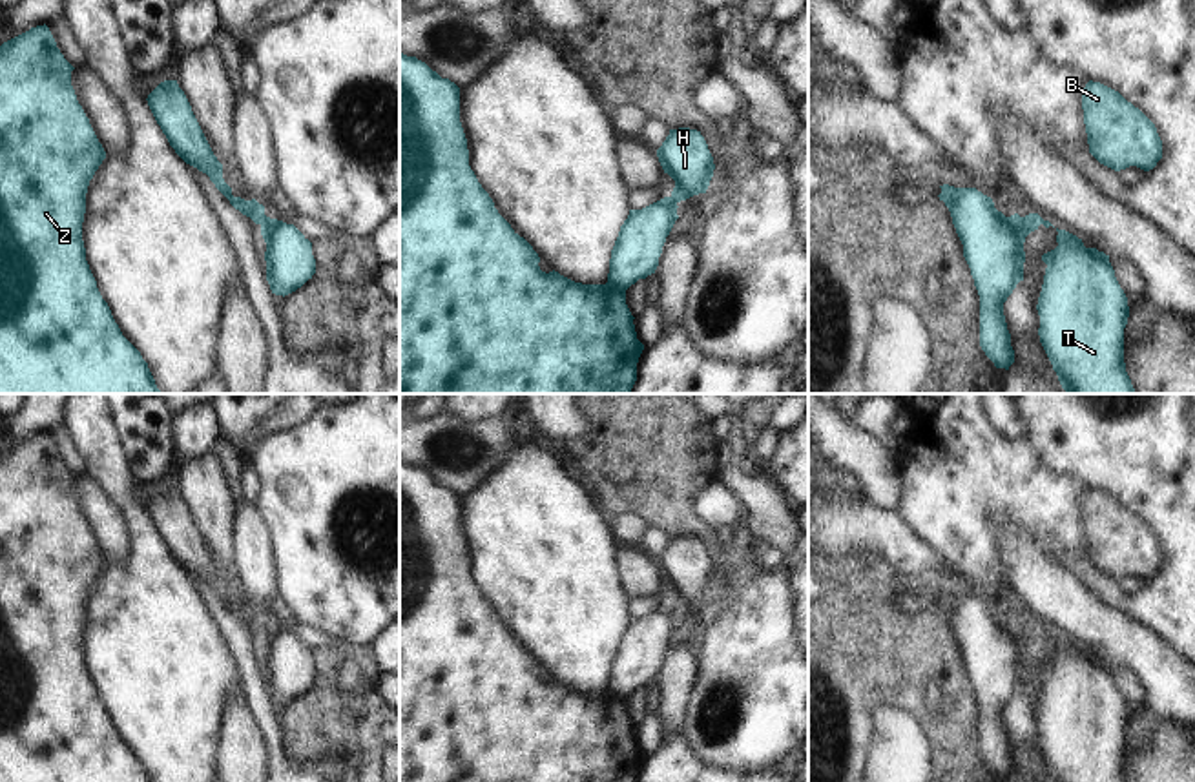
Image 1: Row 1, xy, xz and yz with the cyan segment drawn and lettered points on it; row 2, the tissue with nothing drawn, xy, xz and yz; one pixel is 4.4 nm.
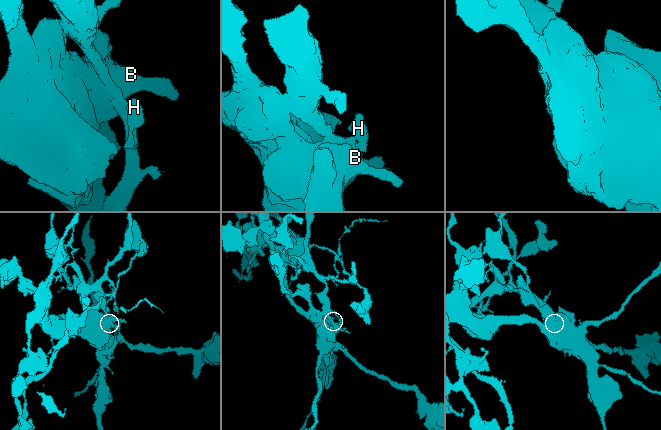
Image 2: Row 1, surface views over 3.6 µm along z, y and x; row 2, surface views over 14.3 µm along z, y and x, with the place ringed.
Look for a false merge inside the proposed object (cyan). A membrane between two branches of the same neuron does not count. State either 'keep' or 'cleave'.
cleave

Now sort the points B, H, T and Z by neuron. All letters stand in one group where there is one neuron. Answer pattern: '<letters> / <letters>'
B T Z / H

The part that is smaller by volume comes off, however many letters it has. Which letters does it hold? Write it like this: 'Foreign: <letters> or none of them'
Foreign: H.

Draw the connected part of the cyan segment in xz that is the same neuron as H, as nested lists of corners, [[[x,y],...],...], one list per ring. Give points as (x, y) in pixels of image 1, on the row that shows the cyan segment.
[[[690,128],[670,129],[657,149],[659,162],[673,180],[671,199],[677,202],[706,193],[713,177],[713,157],[701,131]]]

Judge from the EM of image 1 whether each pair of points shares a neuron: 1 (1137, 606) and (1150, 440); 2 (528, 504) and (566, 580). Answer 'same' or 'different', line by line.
1: same
2: same

